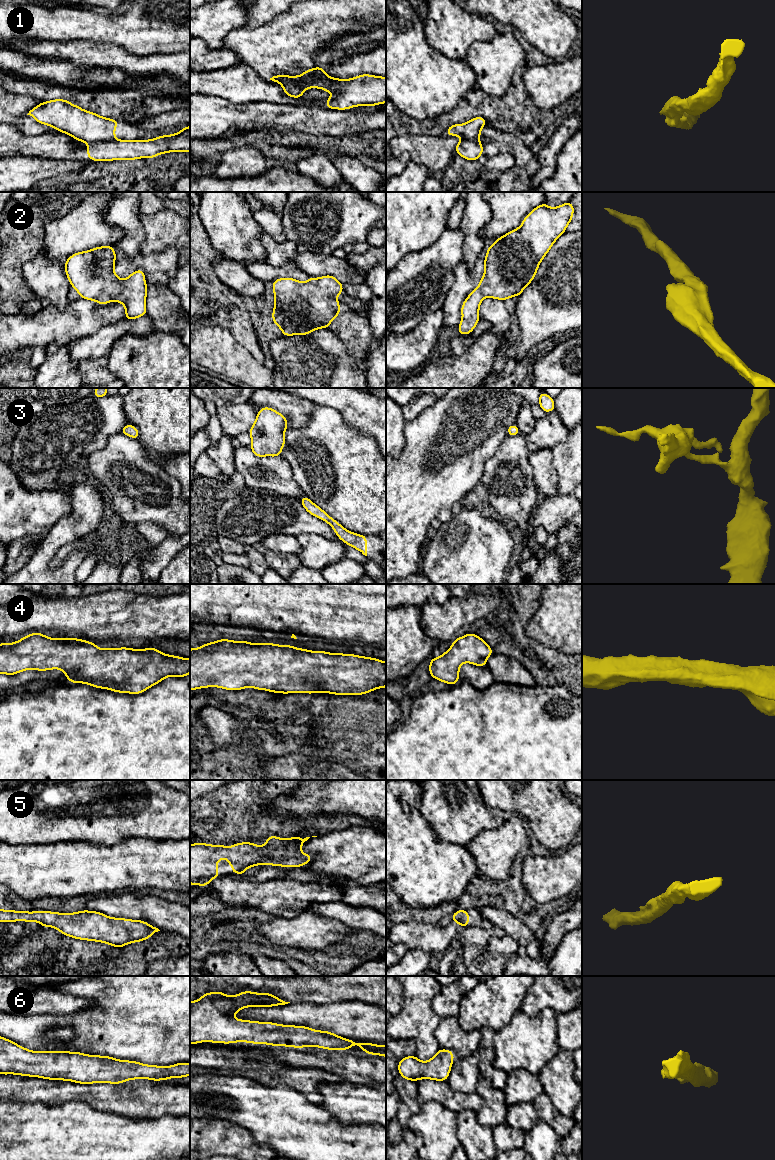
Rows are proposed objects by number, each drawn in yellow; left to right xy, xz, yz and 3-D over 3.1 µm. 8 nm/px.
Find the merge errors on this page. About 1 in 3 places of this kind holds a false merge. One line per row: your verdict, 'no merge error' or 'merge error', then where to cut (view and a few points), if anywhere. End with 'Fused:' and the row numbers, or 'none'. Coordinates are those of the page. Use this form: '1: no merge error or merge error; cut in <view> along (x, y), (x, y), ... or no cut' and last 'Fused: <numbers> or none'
1: merge error; cut in xy along (116, 139), (95, 141), (89, 145)
2: no merge error; no cut
3: no merge error; no cut
4: no merge error; no cut
5: no merge error; no cut
6: no merge error; no cut
Fused: 1

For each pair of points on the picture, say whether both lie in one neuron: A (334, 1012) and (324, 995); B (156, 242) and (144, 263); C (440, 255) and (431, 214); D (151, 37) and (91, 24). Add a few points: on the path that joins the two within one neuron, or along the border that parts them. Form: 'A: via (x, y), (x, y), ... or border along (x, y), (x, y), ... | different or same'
A: border along (352, 998), (322, 1004), (306, 1002) | different
B: border along (171, 246), (165, 246), (149, 254), (140, 253) | different
C: border along (447, 224), (434, 242), (416, 250) | different
D: via (136, 30), (106, 29) | same

